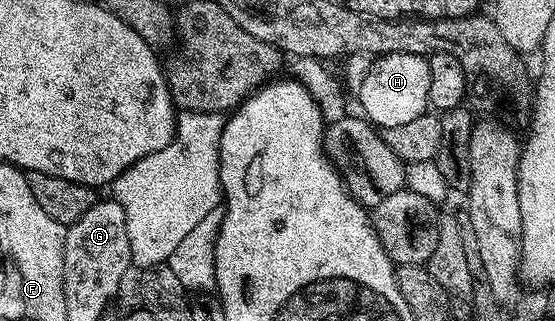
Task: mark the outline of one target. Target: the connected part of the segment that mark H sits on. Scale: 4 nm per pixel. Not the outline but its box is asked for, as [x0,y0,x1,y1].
[359,54,430,128]

